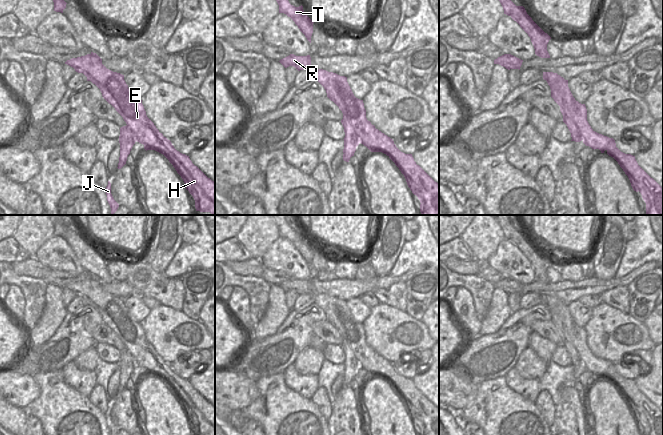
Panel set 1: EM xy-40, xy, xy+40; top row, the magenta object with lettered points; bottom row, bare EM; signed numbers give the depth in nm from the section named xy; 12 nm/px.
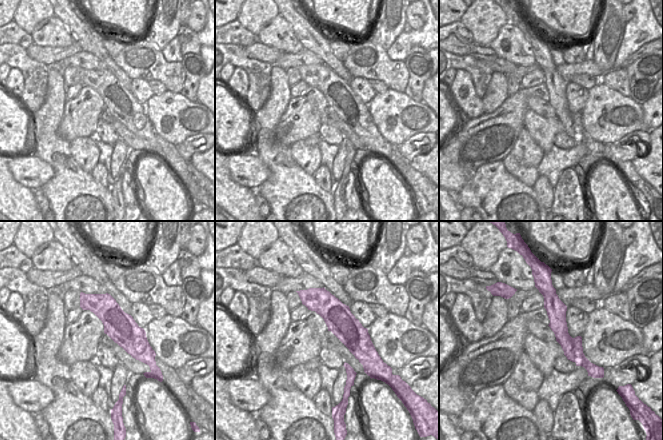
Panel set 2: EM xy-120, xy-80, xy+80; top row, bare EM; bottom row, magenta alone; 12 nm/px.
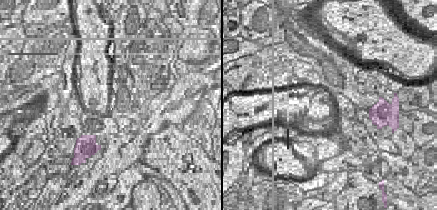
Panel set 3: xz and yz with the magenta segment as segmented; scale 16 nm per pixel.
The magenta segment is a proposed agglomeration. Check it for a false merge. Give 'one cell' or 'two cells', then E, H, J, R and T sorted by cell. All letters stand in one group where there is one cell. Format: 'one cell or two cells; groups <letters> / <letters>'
two cells; groups E H R / J T

